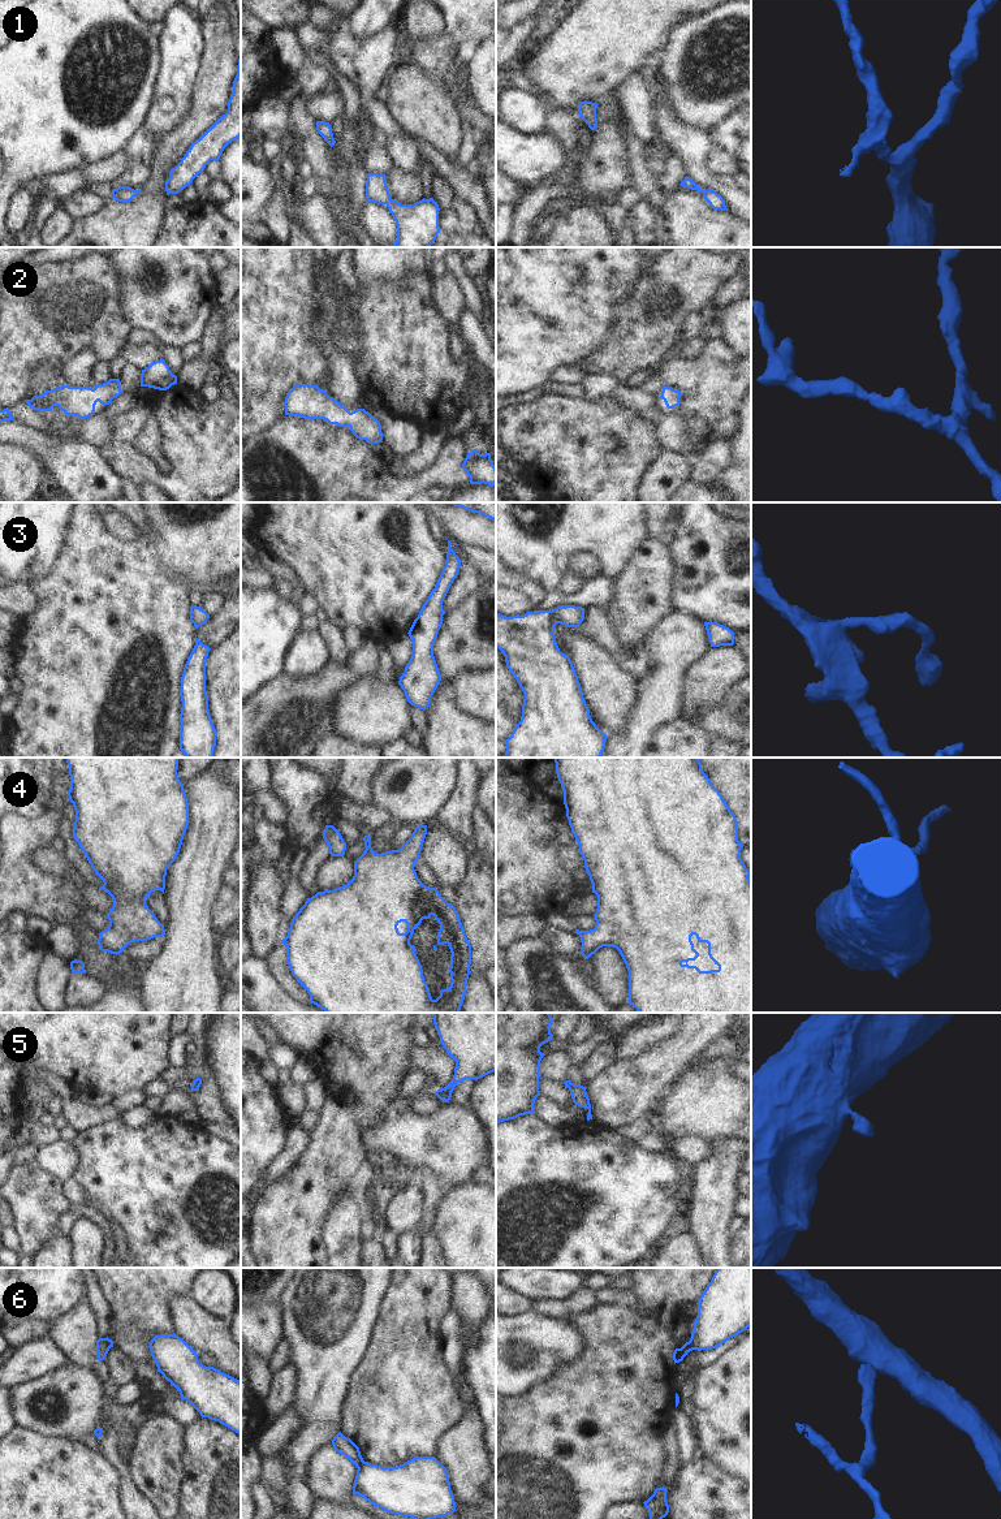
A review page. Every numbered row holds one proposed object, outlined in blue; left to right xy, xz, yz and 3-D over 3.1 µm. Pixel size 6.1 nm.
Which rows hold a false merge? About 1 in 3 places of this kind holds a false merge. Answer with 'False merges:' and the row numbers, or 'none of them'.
False merges: 6

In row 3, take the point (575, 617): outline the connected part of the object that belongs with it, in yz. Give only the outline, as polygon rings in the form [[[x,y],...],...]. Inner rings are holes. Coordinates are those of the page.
[[[575,605],[512,617],[496,612],[496,647],[525,694],[521,721],[505,739],[506,758],[601,756],[607,734],[592,721],[573,663],[560,651],[553,634],[557,623],[579,627],[583,618],[584,608]]]

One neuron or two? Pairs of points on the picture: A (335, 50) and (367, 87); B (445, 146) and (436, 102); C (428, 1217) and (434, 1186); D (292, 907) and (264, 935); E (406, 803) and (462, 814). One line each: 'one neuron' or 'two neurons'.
A: one neuron
B: one neuron
C: one neuron
D: two neurons
E: two neurons

